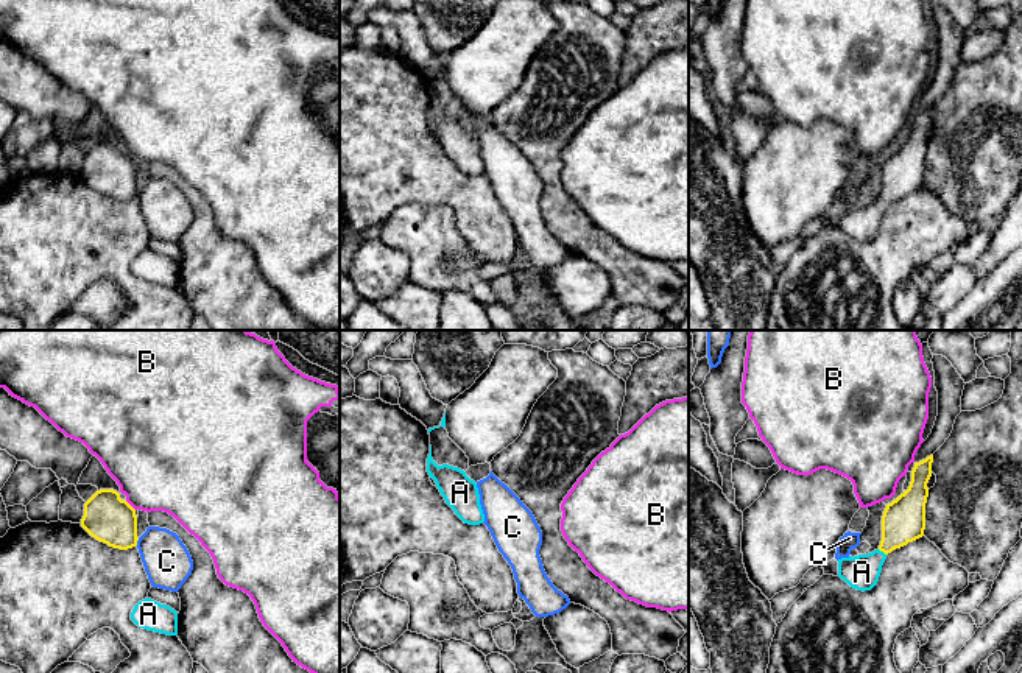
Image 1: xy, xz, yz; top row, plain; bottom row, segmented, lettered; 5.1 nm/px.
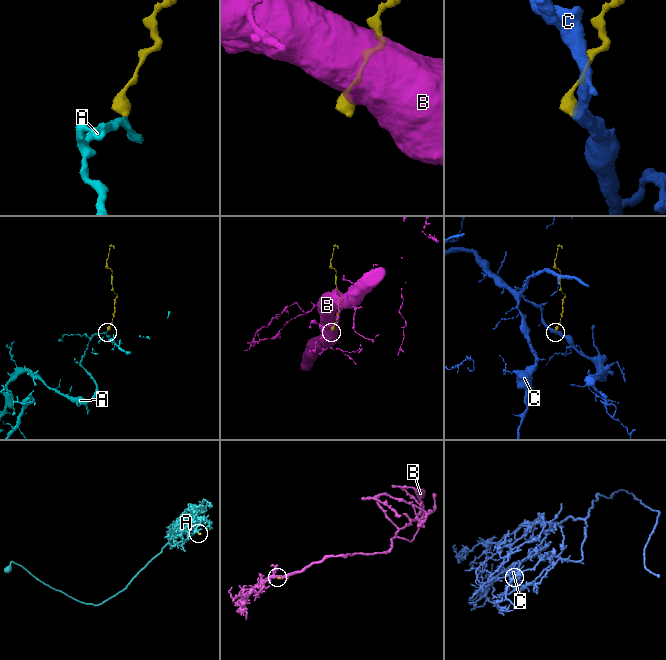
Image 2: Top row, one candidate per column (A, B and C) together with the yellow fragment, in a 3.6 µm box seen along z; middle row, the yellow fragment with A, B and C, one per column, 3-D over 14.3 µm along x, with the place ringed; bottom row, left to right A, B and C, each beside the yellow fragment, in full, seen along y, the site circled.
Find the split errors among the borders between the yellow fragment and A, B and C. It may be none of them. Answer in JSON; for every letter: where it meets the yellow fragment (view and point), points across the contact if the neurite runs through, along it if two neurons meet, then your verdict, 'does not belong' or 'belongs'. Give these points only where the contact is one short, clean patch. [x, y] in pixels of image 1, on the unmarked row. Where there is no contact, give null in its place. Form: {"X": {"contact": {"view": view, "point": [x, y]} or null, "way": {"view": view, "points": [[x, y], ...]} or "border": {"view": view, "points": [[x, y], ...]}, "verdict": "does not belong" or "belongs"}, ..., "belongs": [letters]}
{"A": {"contact": {"view": "yz", "point": [882, 201]}, "way": {"view": "yz", "points": [[904, 170], [882, 201], [862, 223]]}, "verdict": "belongs"}, "B": {"contact": {"view": "xy", "point": [130, 156]}, "verdict": "does not belong"}, "C": {"contact": {"view": "xy", "point": [137, 190]}, "border": {"view": "xy", "points": [[139, 189], [136, 195]]}, "verdict": "does not belong"}, "belongs": ["A"]}

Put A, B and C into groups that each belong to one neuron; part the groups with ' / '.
A / B / C

